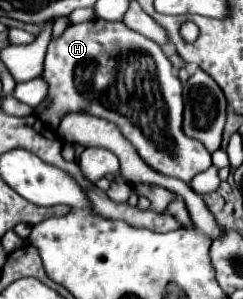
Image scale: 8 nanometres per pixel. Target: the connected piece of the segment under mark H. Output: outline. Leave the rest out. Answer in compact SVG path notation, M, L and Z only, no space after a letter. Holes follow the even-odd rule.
M88 21L70 25L58 39L50 41L40 79L48 83L46 107L40 119L56 129L68 113L90 113L112 121L134 145L148 167L166 177L190 183L194 175L206 171L212 161L206 147L182 135L182 83L174 75L172 63L158 43L128 29L124 23ZM118 77L136 77L136 103L122 103L116 95Z

